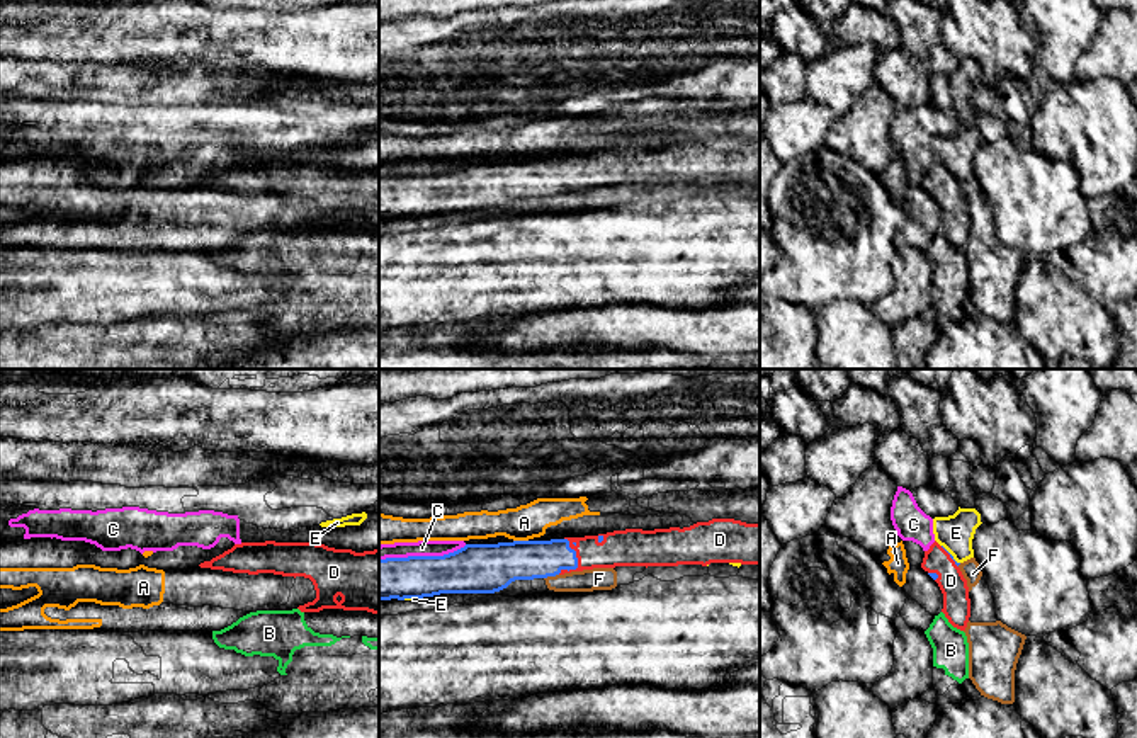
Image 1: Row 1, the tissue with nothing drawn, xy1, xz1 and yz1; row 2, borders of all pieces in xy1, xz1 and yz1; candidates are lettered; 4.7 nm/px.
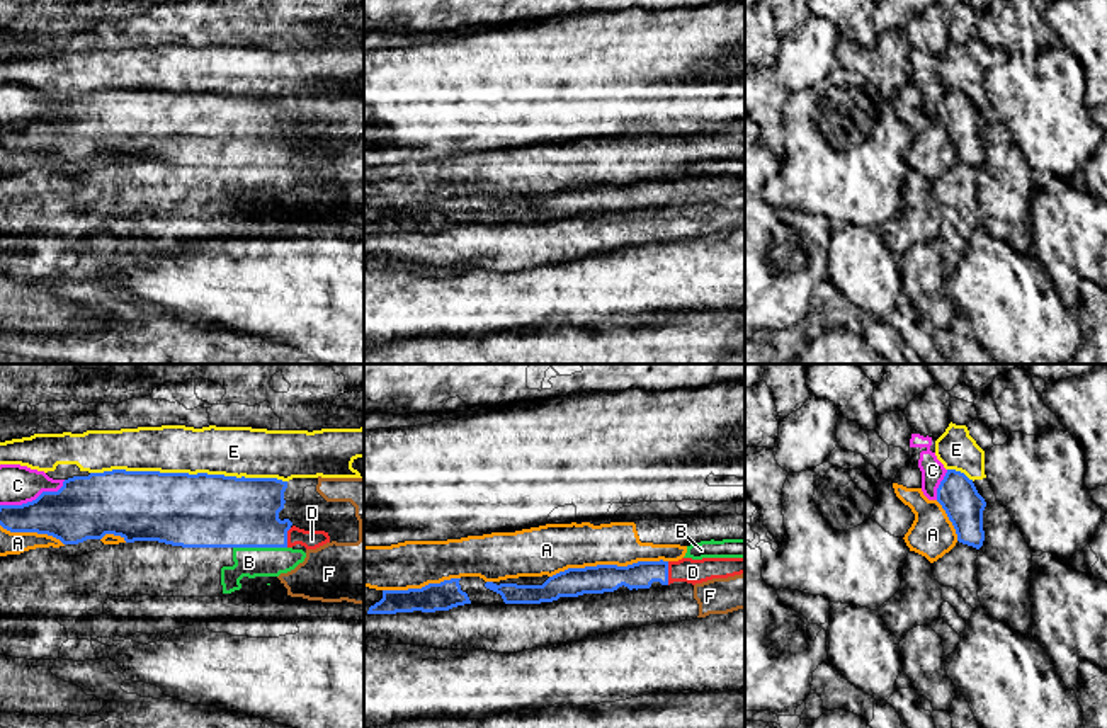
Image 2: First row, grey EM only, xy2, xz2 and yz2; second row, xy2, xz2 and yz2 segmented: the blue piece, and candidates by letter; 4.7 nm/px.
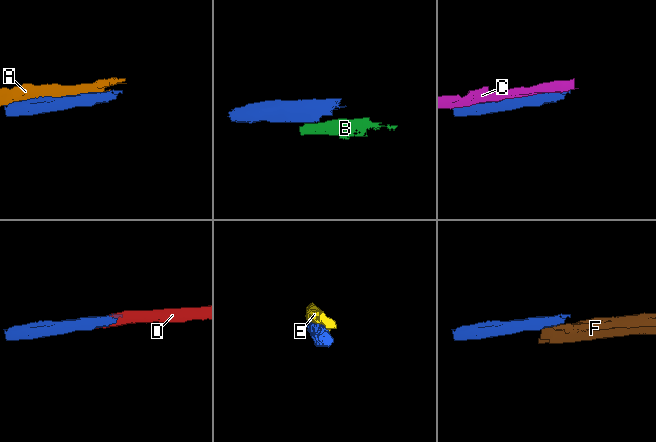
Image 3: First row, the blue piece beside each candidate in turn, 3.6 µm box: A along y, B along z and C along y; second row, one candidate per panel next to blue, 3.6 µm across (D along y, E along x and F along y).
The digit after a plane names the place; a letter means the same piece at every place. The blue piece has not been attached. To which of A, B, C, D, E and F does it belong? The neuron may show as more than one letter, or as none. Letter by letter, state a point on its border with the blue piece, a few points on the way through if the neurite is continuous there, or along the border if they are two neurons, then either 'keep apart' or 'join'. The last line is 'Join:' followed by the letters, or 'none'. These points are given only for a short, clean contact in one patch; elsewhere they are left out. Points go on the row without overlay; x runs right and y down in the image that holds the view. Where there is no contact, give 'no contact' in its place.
A: contact xz2 (607, 184); keep apart
B: contact xy2 (261, 165); keep apart
C: contact xz1 (422, 175); keep apart
D: contact xz1 (576, 181); join
E: contact xy2 (187, 92); keep apart
F: contact xz1 (551, 194); border xz1 (558, 193), (544, 198); keep apart
Join: D

